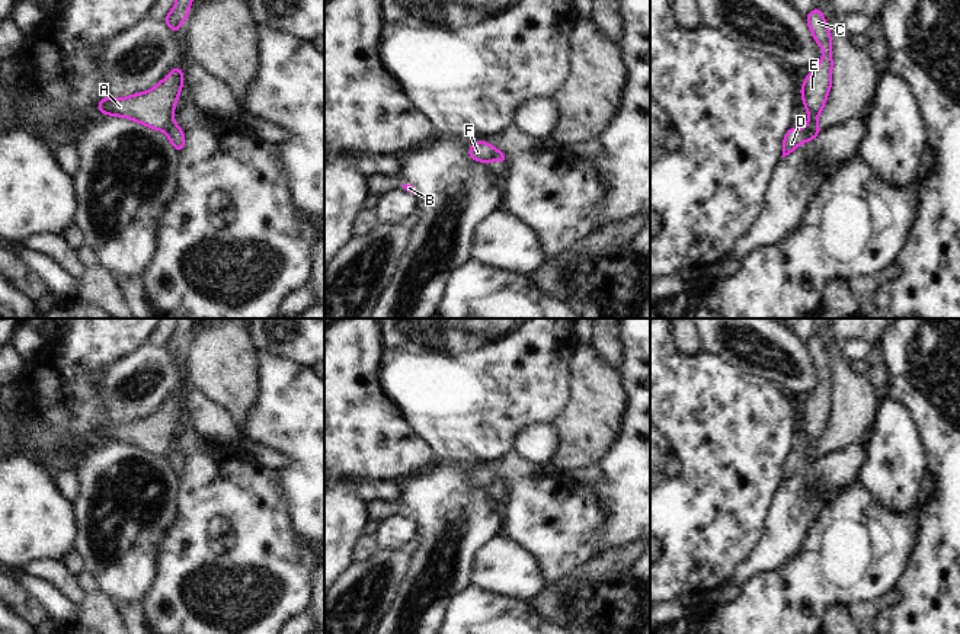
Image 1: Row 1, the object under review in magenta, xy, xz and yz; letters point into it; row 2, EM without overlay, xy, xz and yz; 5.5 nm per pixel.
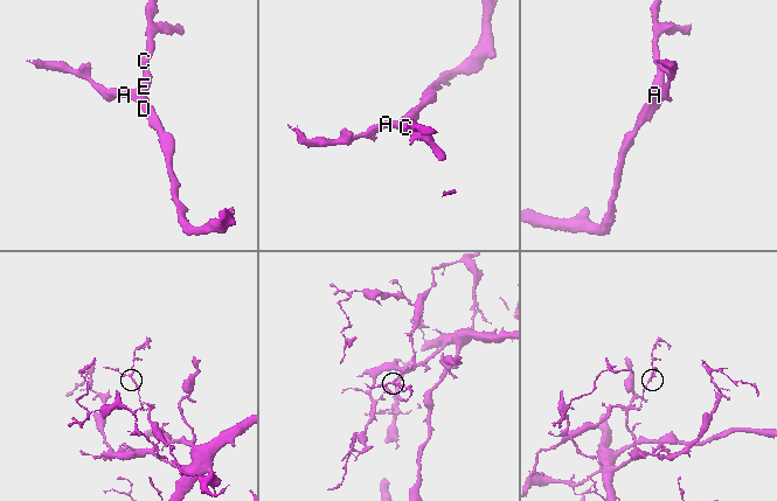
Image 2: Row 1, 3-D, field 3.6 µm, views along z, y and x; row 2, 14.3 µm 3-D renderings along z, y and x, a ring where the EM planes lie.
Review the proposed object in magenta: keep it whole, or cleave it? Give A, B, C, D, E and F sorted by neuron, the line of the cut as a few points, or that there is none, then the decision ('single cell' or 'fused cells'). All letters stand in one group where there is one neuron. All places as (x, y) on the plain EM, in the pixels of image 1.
A B C E F / D; cut in yz along (815, 445), (803, 455); fused cells

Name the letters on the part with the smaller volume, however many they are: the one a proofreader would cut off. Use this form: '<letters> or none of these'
A, B, C, E, F

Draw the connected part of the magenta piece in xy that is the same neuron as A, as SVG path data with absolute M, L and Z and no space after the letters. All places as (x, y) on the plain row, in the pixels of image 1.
M173 393L170 400L148 417L134 419L124 425L100 423L97 435L100 441L125 442L166 458L183 410L182 393Z

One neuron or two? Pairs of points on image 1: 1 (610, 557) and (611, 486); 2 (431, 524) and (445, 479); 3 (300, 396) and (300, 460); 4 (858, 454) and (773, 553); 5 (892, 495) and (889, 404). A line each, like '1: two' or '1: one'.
1: two
2: one
3: one
4: one
5: one

